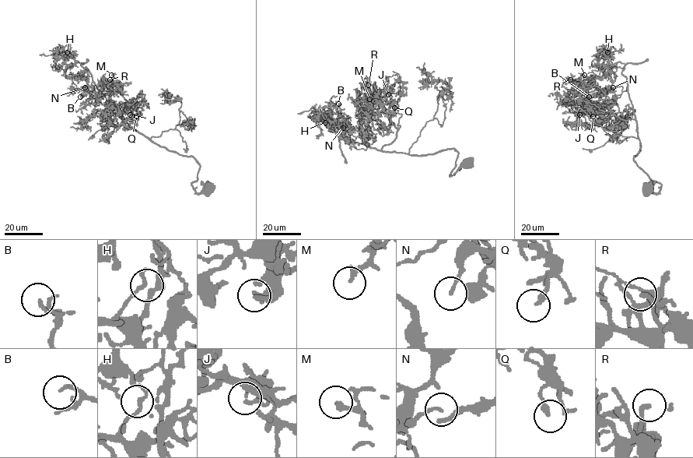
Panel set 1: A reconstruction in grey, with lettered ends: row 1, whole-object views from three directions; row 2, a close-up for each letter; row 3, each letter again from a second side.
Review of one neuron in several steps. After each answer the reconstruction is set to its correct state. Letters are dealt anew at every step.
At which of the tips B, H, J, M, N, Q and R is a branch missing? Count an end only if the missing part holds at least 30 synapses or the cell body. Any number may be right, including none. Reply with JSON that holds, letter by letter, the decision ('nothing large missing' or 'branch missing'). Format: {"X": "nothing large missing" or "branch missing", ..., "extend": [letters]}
{"B": "nothing large missing", "H": "nothing large missing", "J": "nothing large missing", "M": "nothing large missing", "N": "nothing large missing", "Q": "nothing large missing", "R": "nothing large missing", "extend": []}

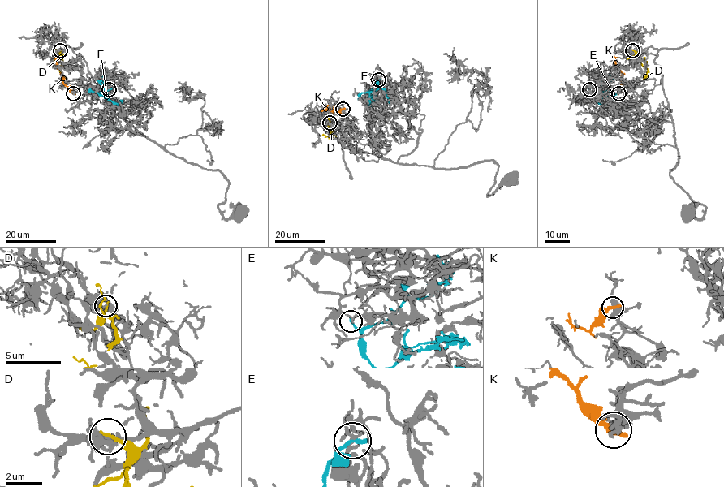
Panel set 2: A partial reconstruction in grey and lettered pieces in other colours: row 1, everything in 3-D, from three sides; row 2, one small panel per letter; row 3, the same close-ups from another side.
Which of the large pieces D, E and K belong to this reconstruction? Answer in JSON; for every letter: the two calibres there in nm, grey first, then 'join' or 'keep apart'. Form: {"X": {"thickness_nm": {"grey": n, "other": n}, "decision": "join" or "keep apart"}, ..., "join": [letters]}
{"D": {"thickness_nm": {"grey": 180, "other": 200}, "decision": "keep apart"}, "E": {"thickness_nm": {"grey": 140, "other": 240}, "decision": "keep apart"}, "K": {"thickness_nm": {"grey": 460, "other": 400}, "decision": "keep apart"}, "join": []}

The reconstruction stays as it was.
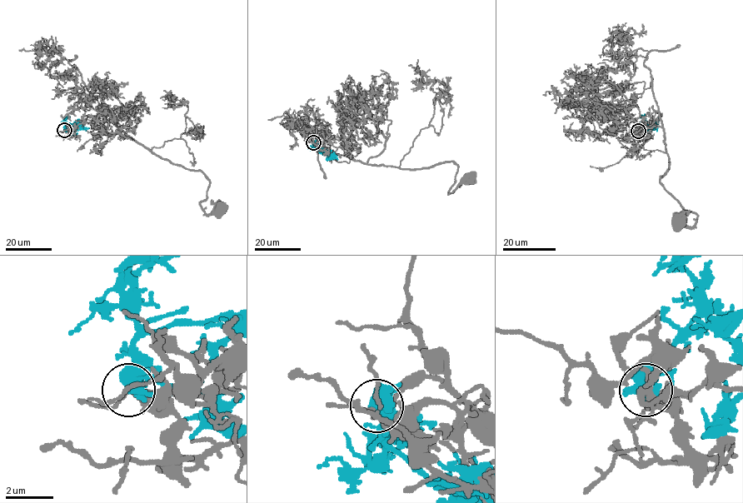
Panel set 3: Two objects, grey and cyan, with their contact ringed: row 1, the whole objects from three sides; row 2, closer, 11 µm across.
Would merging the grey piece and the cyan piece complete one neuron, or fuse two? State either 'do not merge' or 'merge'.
do not merge

